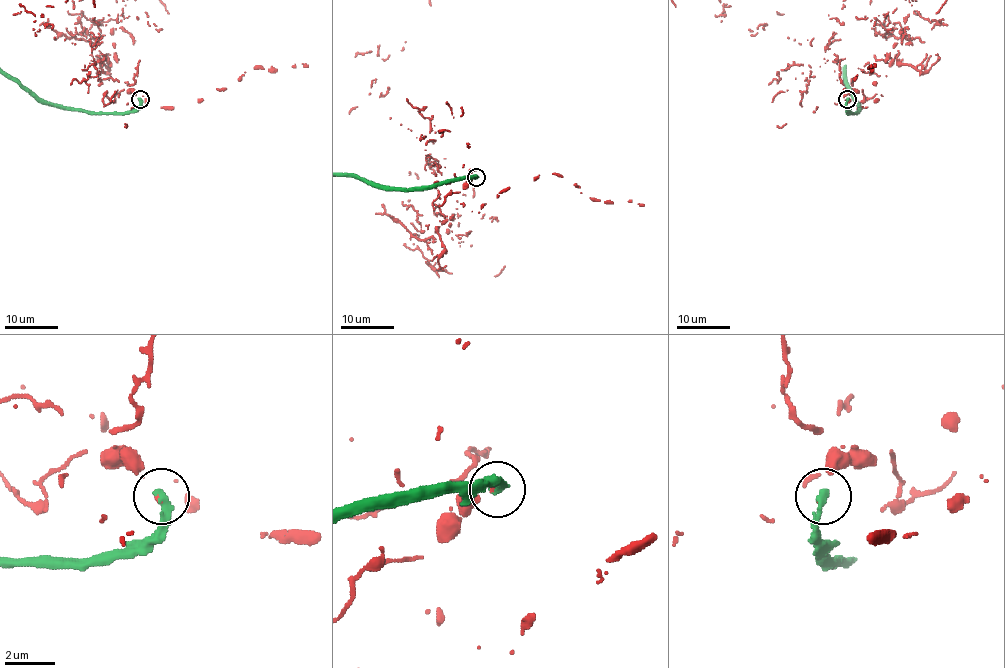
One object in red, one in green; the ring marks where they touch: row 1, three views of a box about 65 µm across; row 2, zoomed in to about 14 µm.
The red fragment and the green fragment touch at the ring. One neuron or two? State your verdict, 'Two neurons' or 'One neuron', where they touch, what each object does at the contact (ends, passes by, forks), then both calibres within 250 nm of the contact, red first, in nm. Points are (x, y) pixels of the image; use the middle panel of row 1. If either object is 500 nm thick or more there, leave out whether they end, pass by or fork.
One neuron. Place: (476, 177). At the ring red ends. At the ring green ends. Thickness 160 nm (red) against 320 nm

